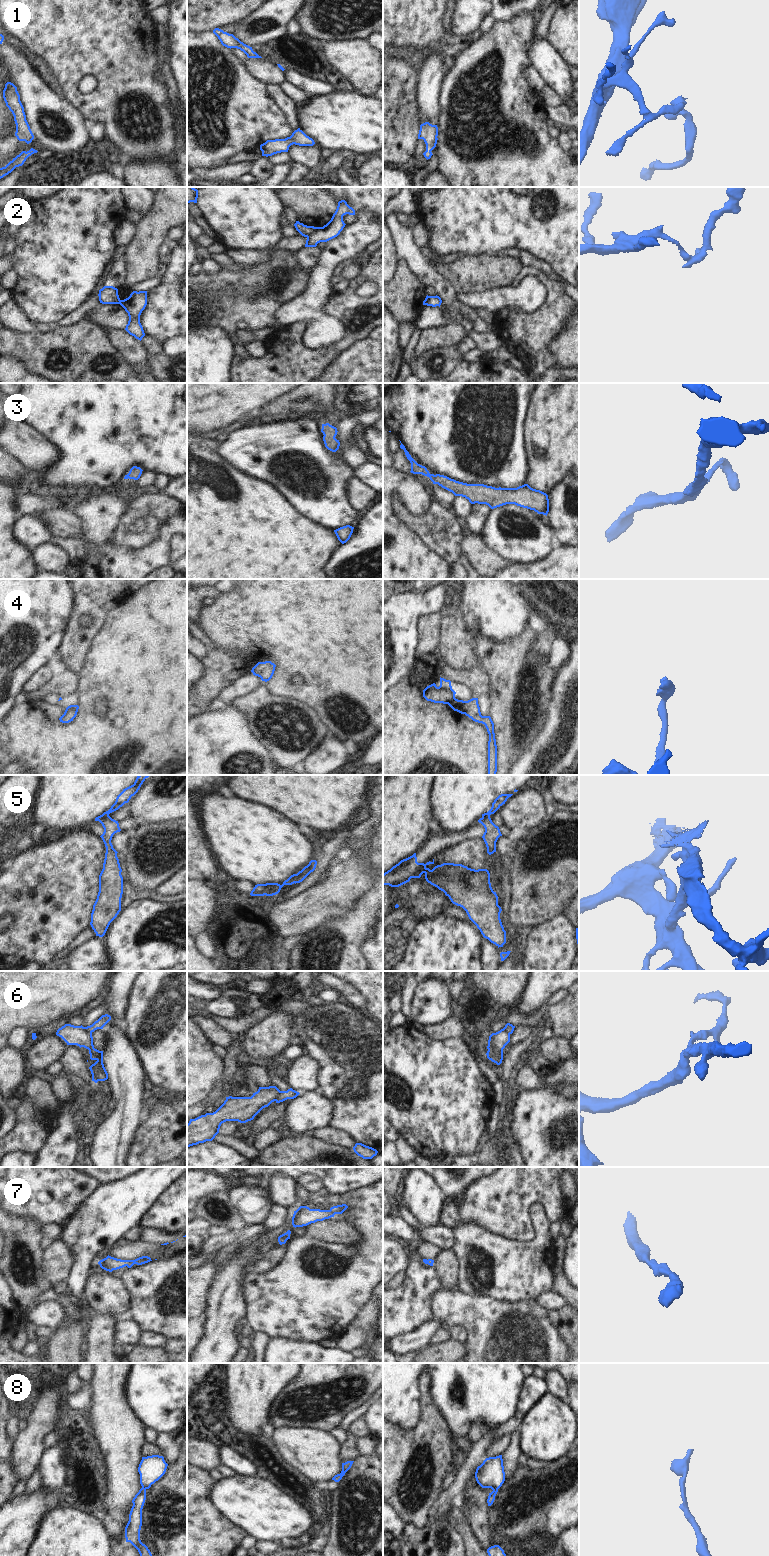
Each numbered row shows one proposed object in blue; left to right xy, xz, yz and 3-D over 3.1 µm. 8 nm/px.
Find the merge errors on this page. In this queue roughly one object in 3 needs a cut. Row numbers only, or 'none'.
2, 5, 6.

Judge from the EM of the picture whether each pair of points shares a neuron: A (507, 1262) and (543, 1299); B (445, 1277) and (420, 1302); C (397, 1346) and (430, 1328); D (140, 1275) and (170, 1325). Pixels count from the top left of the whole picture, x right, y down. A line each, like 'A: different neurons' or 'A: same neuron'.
A: different neurons
B: different neurons
C: same neuron
D: same neuron

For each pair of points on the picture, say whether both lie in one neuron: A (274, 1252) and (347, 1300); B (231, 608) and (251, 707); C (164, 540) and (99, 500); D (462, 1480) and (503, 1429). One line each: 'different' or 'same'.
A: different
B: different
C: same
D: same

